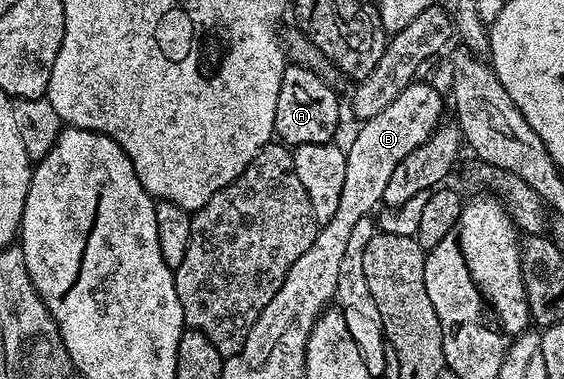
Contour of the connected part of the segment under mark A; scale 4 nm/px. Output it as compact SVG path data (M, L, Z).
M289 65L281 77L281 93L277 93L277 113L275 114L275 135L284 144L292 148L310 143L329 143L336 138L335 130L339 127L339 99L335 96L336 88L327 83L315 71L307 67Z

